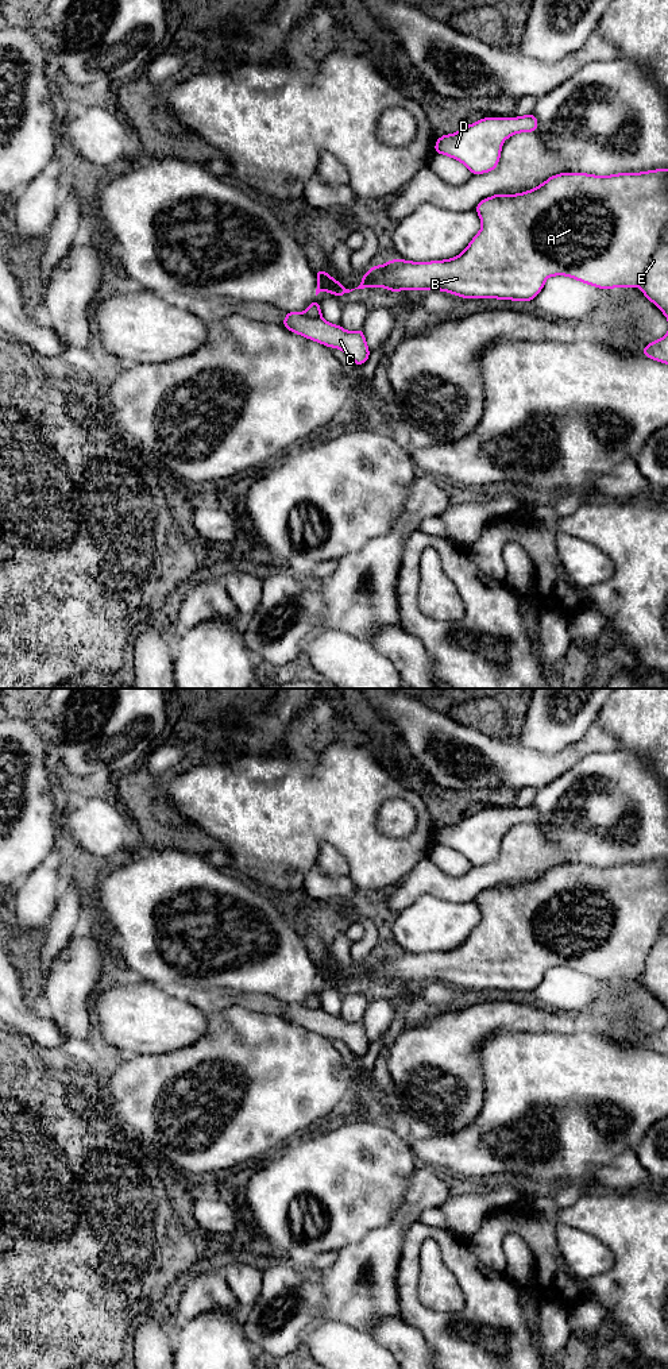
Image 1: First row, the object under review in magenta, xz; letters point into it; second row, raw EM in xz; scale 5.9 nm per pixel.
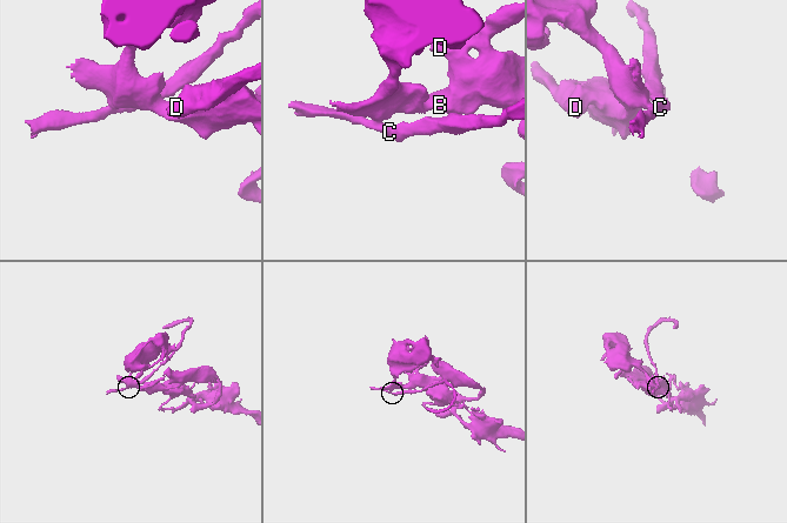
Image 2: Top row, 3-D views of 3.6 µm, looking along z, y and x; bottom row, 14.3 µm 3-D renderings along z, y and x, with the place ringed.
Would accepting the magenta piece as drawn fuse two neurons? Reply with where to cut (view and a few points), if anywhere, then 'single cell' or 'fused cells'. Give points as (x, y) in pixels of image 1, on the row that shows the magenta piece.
no cut | single cell

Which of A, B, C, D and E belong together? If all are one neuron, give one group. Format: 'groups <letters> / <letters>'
groups A B C D E

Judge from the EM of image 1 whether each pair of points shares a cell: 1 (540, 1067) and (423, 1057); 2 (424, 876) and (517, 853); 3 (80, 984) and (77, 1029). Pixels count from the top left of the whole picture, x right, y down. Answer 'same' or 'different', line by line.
1: different
2: same
3: same

